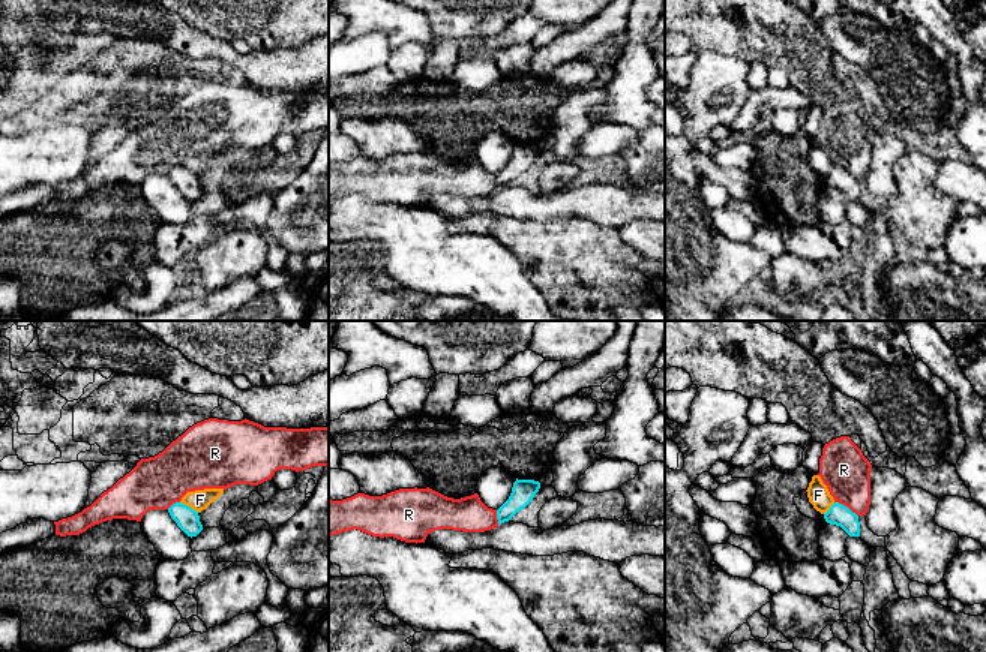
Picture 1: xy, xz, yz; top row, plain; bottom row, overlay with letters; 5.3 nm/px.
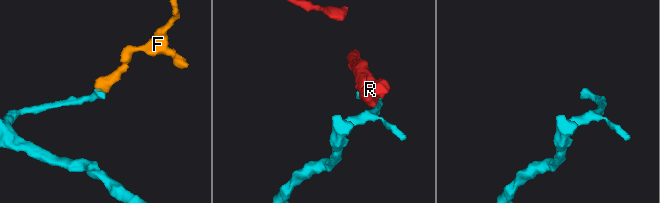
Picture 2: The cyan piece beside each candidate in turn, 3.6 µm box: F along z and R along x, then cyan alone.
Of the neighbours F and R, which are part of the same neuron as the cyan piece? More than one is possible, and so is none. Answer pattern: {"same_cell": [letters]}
{"same_cell": []}

